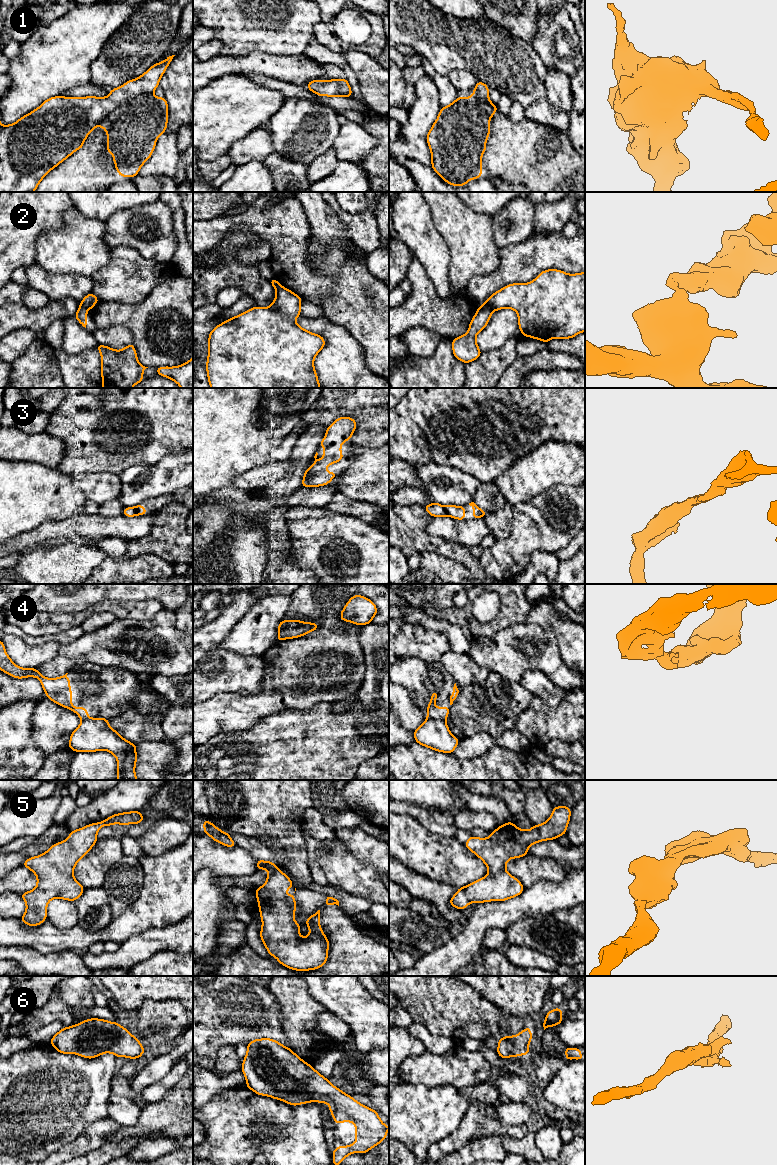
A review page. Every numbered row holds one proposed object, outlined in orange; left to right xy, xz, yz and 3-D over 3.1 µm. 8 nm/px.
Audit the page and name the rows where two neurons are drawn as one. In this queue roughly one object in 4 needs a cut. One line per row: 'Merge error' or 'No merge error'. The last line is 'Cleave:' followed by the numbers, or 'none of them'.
1: No merge error
2: Merge error
3: No merge error
4: Merge error
5: No merge error
6: No merge error
Cleave: 2, 4

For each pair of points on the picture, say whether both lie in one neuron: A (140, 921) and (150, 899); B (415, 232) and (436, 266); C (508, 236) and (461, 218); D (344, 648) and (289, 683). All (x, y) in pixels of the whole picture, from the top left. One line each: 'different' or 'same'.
A: same
B: same
C: different
D: same

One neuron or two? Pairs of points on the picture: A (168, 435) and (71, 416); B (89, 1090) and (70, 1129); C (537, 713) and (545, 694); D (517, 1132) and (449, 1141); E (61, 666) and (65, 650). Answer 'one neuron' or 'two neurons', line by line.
A: one neuron
B: one neuron
C: two neurons
D: one neuron
E: two neurons

